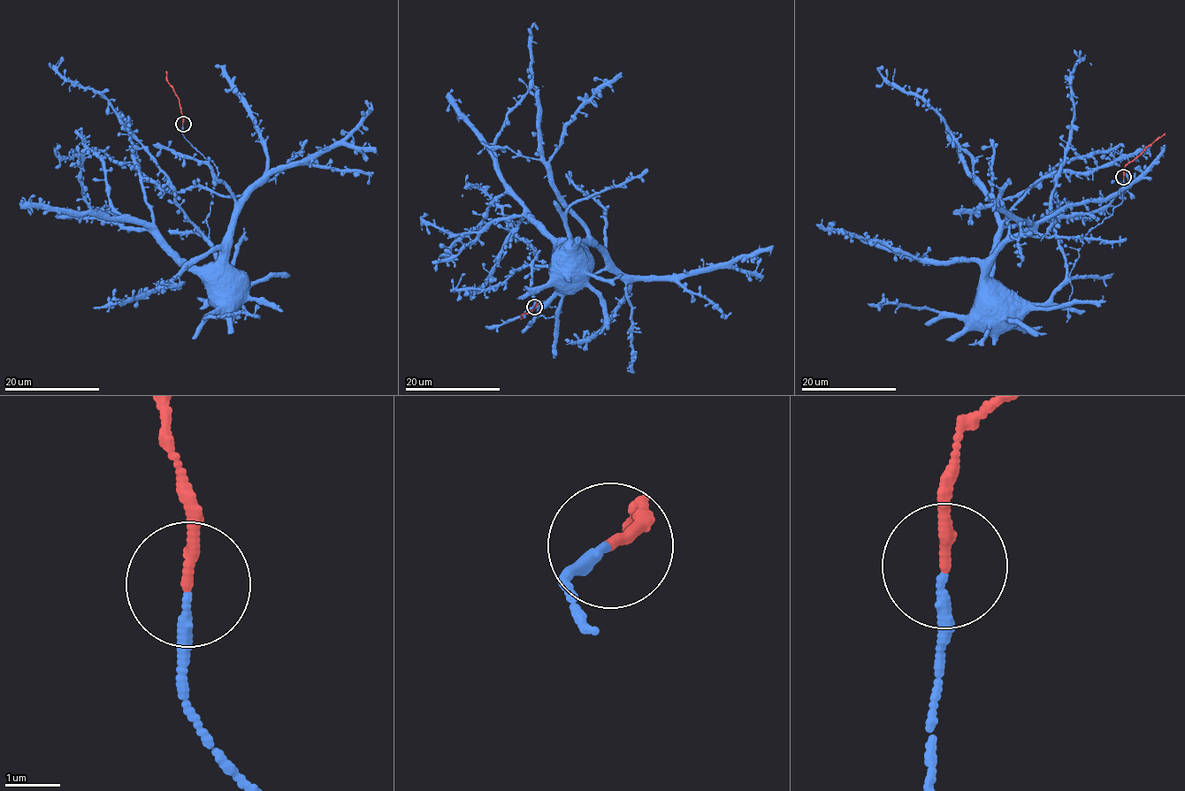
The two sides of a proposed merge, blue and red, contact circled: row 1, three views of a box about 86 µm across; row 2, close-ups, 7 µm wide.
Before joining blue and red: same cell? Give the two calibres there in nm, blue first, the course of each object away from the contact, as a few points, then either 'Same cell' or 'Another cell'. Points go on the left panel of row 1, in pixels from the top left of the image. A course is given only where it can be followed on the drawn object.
Thickness 180 nm (blue) against 190 nm. Course of blue: (183, 125), (183, 135), (212, 161), (218, 173), (207, 220), (207, 238), (223, 268), (209, 277), (219, 283). Course of red: (183, 125), (180, 105), (164, 72). Same cell

